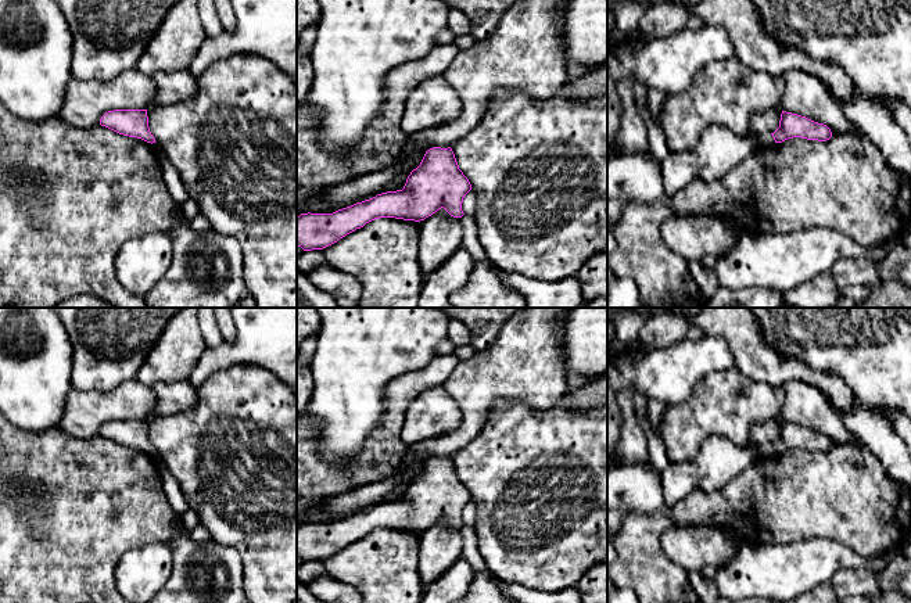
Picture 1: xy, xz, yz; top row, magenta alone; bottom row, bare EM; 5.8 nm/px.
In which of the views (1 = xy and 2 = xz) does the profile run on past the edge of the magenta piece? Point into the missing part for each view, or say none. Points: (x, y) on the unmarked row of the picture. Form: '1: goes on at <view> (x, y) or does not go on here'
1: does not go on here
2: does not go on here

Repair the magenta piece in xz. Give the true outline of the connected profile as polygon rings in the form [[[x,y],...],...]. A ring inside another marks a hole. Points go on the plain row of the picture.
[[[433,457],[410,482],[402,500],[377,505],[333,524],[301,524],[297,528],[297,557],[323,560],[379,528],[420,532],[444,518],[462,528],[462,513],[471,500],[451,457]]]

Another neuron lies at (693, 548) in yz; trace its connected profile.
[[[670,527],[661,536],[666,556],[688,573],[713,566],[729,566],[738,554],[735,546],[718,528]]]

